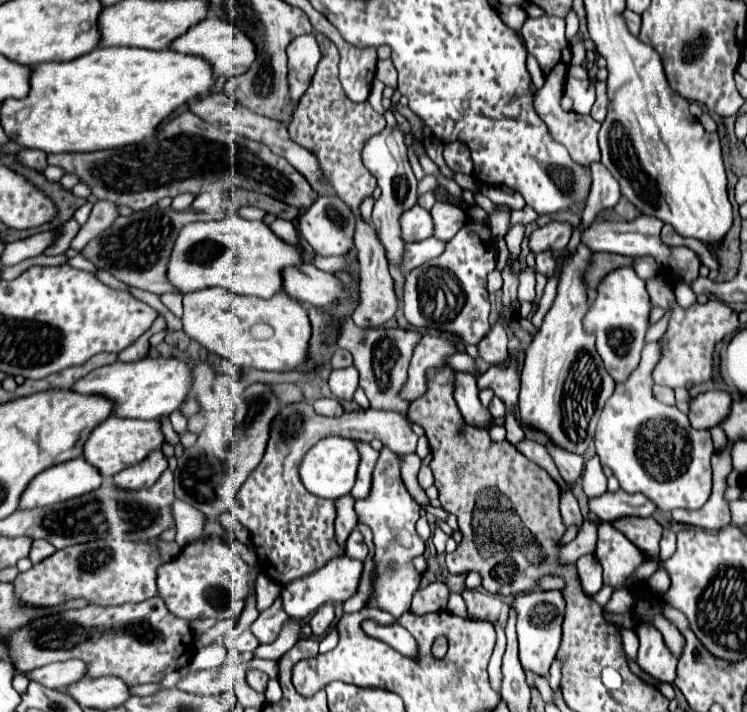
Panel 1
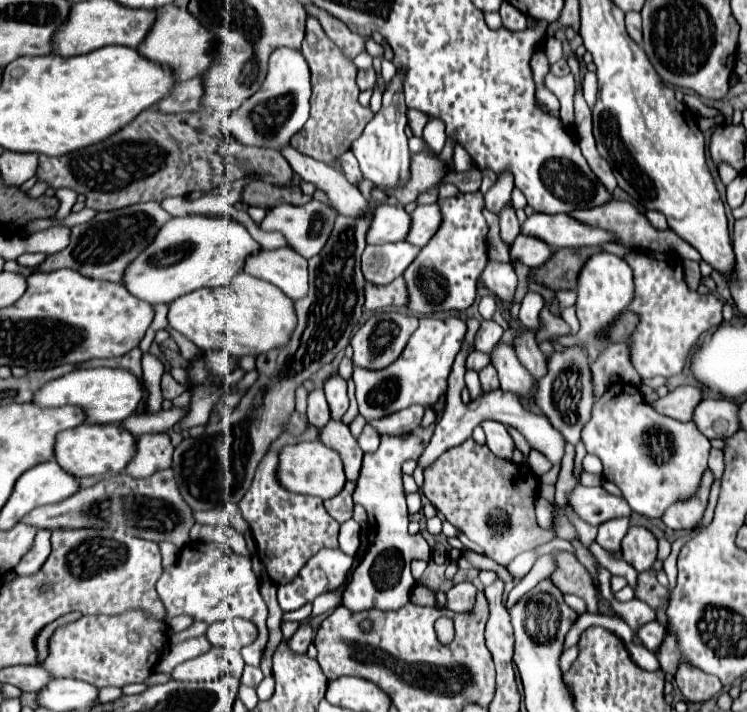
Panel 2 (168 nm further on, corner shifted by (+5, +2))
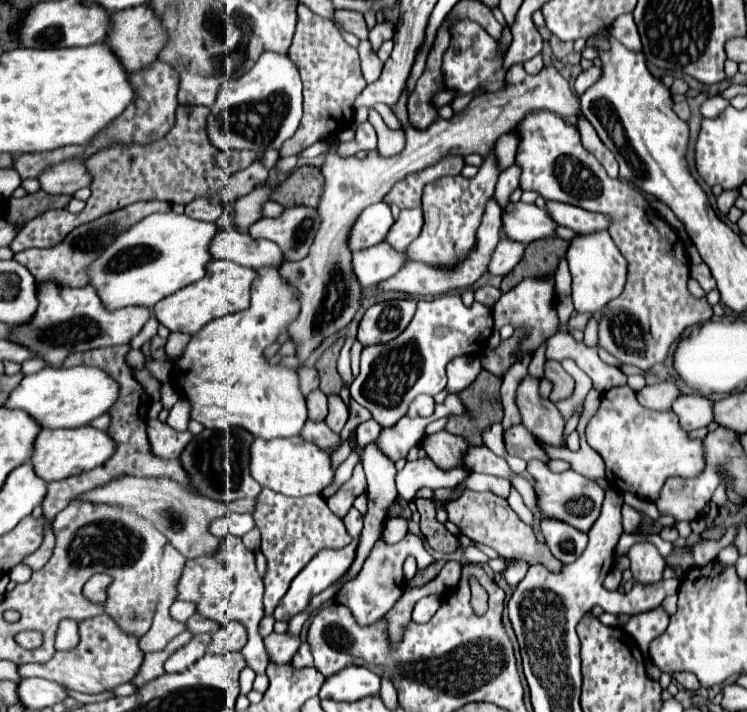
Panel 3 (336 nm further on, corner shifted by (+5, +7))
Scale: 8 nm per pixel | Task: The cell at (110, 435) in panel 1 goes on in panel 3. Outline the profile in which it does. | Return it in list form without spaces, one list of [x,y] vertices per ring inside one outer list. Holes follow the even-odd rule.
[[[93,427],[43,429],[39,433],[39,437],[35,437],[31,463],[33,463],[35,473],[43,481],[51,483],[51,481],[67,479],[71,475],[79,475],[79,473],[91,471],[93,467],[103,465],[113,453],[115,453],[115,443],[105,431],[99,431],[99,429],[93,429]]]

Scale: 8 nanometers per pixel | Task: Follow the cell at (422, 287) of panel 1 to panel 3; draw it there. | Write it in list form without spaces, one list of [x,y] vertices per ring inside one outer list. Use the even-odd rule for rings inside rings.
[[[491,151],[489,157],[479,167],[479,173],[475,177],[471,177],[471,179],[467,179],[463,175],[441,177],[439,181],[425,185],[423,201],[421,201],[425,223],[423,223],[419,237],[409,245],[407,255],[413,261],[425,261],[425,263],[441,265],[441,267],[457,265],[467,255],[467,251],[471,251],[475,245],[475,233],[481,223],[485,203],[495,191],[499,173],[501,171],[497,167],[495,153]]]

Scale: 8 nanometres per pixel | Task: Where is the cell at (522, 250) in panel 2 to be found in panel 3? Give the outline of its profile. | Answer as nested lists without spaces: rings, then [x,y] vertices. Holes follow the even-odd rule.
[[[501,239],[499,245],[495,247],[495,253],[491,255],[491,265],[487,267],[489,275],[507,275],[523,257],[525,247],[517,241]]]

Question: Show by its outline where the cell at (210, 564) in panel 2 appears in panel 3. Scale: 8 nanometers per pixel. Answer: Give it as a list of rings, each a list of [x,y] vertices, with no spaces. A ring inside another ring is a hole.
[[[227,535],[221,543],[219,553],[213,557],[199,557],[187,561],[177,591],[177,599],[199,603],[197,611],[203,617],[211,621],[221,621],[223,625],[229,621],[241,623],[247,631],[247,645],[241,649],[241,653],[245,655],[247,665],[257,675],[265,673],[267,653],[263,647],[263,637],[257,633],[259,621],[263,619],[263,581],[255,567],[255,555],[245,549],[239,537]]]

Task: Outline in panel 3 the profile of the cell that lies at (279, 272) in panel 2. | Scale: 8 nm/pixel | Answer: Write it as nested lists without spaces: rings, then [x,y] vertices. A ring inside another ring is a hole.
[[[233,227],[219,229],[219,233],[211,239],[211,257],[227,259],[251,269],[283,263],[283,253],[275,243],[251,239],[249,233],[235,231]]]

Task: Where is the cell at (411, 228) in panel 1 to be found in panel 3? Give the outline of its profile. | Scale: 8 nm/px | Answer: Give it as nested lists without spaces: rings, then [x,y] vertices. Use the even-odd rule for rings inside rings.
[[[375,203],[367,207],[355,219],[355,225],[351,225],[351,237],[347,239],[347,243],[351,245],[351,251],[367,249],[367,247],[381,243],[393,223],[395,221],[393,221],[389,205]]]

